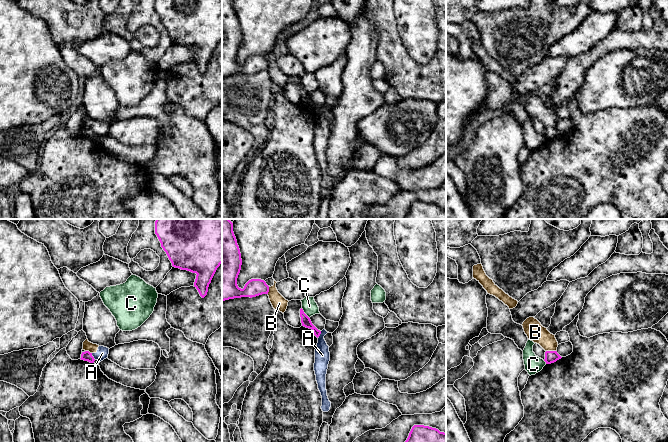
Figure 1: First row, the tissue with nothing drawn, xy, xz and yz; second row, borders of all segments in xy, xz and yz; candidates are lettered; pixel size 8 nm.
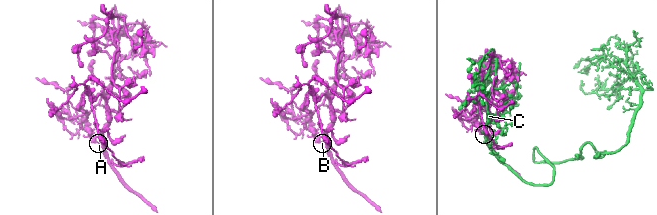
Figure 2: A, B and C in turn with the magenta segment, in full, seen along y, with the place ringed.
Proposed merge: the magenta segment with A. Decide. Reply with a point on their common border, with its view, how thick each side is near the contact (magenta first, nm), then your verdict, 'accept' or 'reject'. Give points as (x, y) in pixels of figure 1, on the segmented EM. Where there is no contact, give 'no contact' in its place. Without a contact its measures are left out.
xy (92, 356) | 80/100 nm | reject

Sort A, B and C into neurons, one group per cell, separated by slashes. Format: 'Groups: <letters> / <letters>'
Groups: A B / C

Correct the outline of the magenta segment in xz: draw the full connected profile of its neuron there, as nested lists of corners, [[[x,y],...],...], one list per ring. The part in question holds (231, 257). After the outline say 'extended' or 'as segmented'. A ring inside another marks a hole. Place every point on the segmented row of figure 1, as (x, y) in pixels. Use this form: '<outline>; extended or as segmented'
[[[222,219],[222,301],[268,294],[269,286],[261,279],[249,280],[243,289],[238,287],[241,265],[241,253],[233,232],[233,223],[229,219]]]; as segmented

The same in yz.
[[[546,351],[544,361],[546,364],[551,364],[561,359],[562,357],[557,353],[557,351]]]; as segmented

